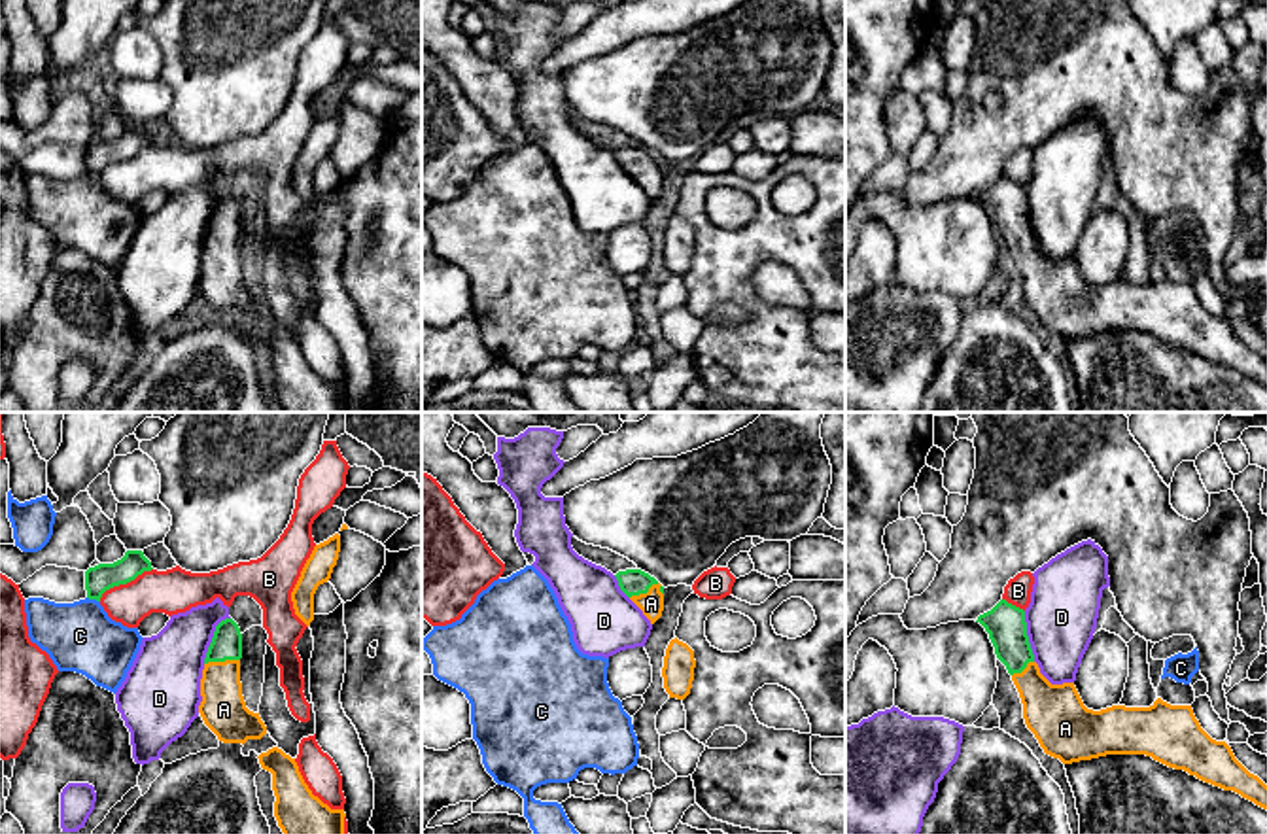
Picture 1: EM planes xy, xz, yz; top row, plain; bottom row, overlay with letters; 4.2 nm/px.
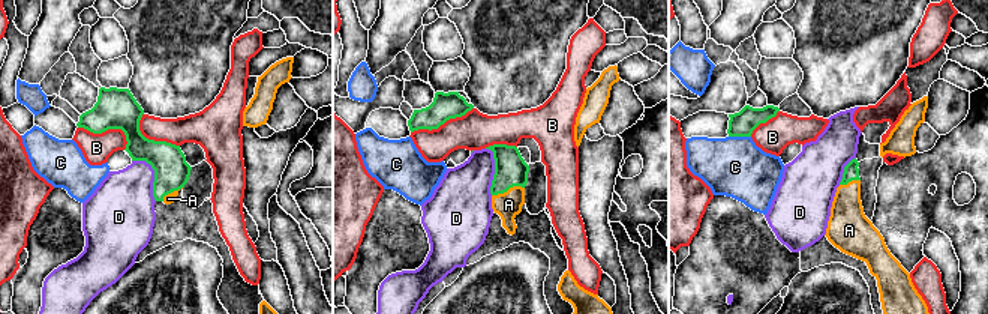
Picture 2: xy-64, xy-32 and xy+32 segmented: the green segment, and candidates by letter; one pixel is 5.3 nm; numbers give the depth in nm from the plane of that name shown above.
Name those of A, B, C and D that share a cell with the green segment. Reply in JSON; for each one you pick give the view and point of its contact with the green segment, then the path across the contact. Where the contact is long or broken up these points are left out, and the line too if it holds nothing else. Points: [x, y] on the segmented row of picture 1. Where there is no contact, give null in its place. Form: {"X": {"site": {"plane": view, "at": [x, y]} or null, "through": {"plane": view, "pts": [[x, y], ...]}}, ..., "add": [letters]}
{"A": {"site": {"plane": "xz", "at": [645, 592]}, "through": {"plane": "xz", "pts": [[632, 581], [645, 592], [651, 604]]}}, "add": ["A"]}

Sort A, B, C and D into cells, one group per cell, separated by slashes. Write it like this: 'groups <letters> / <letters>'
groups A / B / C / D

